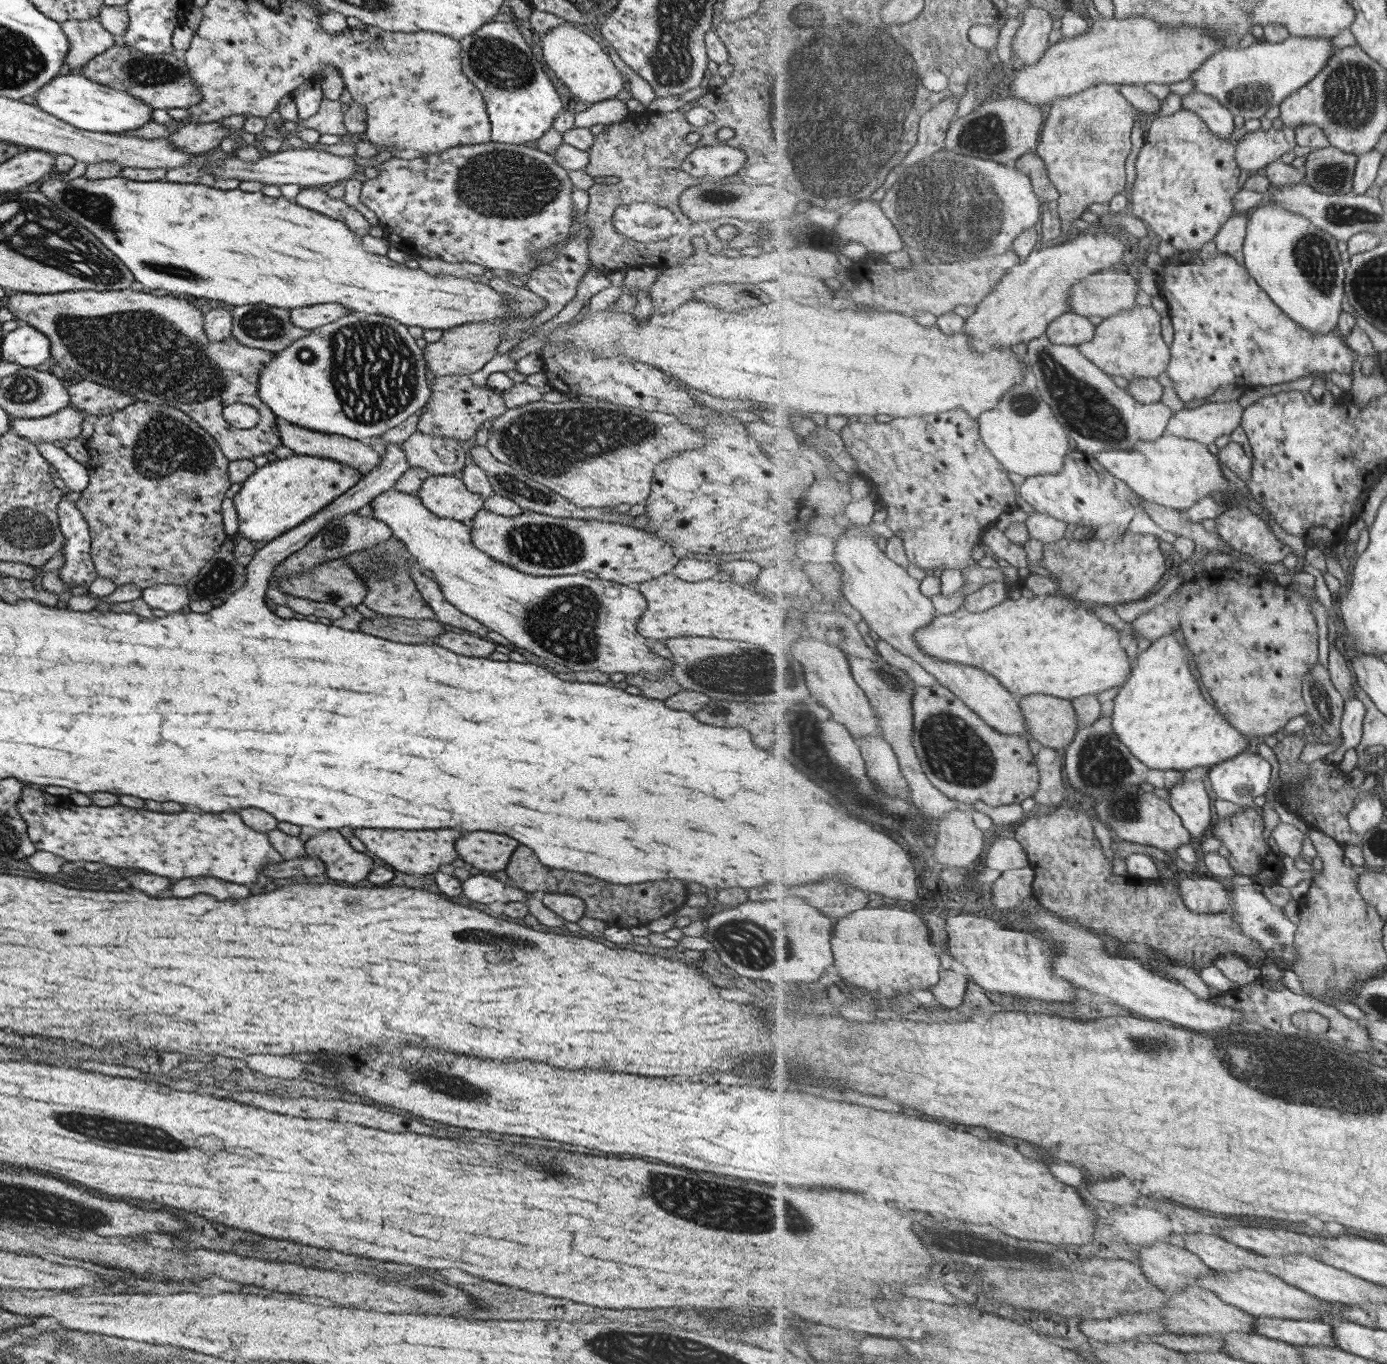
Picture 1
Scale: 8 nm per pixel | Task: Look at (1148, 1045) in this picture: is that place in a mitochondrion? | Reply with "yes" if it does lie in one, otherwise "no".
yes

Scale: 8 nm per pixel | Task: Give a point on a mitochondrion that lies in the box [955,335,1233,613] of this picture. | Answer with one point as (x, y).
(1084, 409)

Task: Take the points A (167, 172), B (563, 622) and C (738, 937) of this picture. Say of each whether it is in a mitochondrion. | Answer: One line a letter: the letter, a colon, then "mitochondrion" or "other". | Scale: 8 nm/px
A: other
B: mitochondrion
C: mitochondrion

